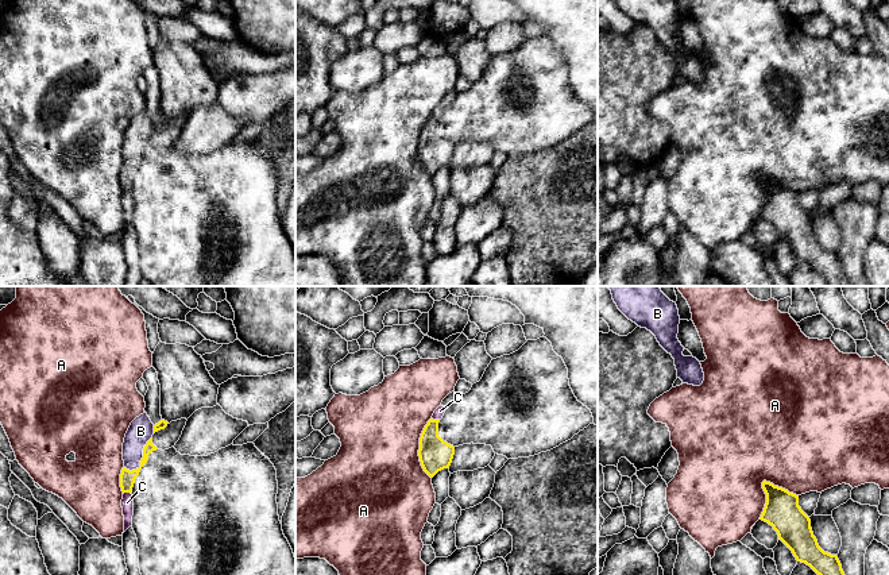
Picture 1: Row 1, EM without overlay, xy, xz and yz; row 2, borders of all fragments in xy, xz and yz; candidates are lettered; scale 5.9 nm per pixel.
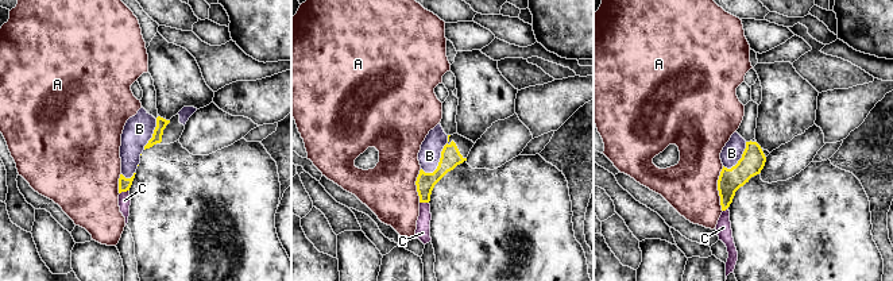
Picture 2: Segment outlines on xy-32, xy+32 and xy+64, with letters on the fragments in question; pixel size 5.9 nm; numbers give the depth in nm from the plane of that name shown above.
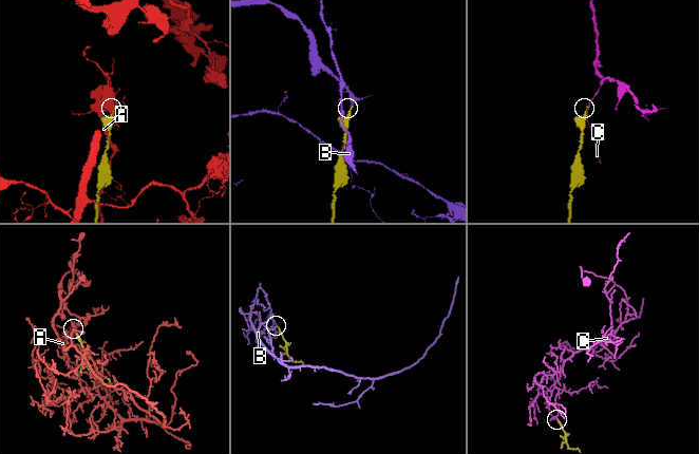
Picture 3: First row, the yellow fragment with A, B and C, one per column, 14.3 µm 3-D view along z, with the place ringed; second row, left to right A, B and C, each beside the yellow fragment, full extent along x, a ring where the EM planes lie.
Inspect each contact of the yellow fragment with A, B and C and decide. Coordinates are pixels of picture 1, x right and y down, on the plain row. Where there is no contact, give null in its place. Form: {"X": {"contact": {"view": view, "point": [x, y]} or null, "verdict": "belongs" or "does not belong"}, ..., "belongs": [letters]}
{"A": {"contact": {"view": "yz", "point": [762, 181]}, "verdict": "does not belong"}, "B": {"contact": {"view": "xy", "point": [142, 155]}, "verdict": "belongs"}, "C": {"contact": {"view": "xy", "point": [126, 189]}, "verdict": "does not belong"}, "belongs": ["B"]}

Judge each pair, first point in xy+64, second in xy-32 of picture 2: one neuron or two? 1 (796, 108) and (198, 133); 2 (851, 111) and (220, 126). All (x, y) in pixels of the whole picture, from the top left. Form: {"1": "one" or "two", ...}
{"1": "two", "2": "two"}

